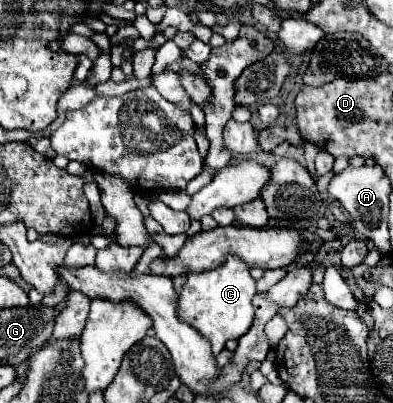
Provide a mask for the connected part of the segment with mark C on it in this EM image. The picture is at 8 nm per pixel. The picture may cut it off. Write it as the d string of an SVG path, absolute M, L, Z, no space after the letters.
M229 254L219 268L189 272L183 292L179 294L181 320L189 320L189 324L193 324L199 332L205 332L213 344L213 352L219 354L229 338L241 338L245 332L249 332L255 316L255 308L251 304L255 294L257 280L251 276L251 266L239 256Z

